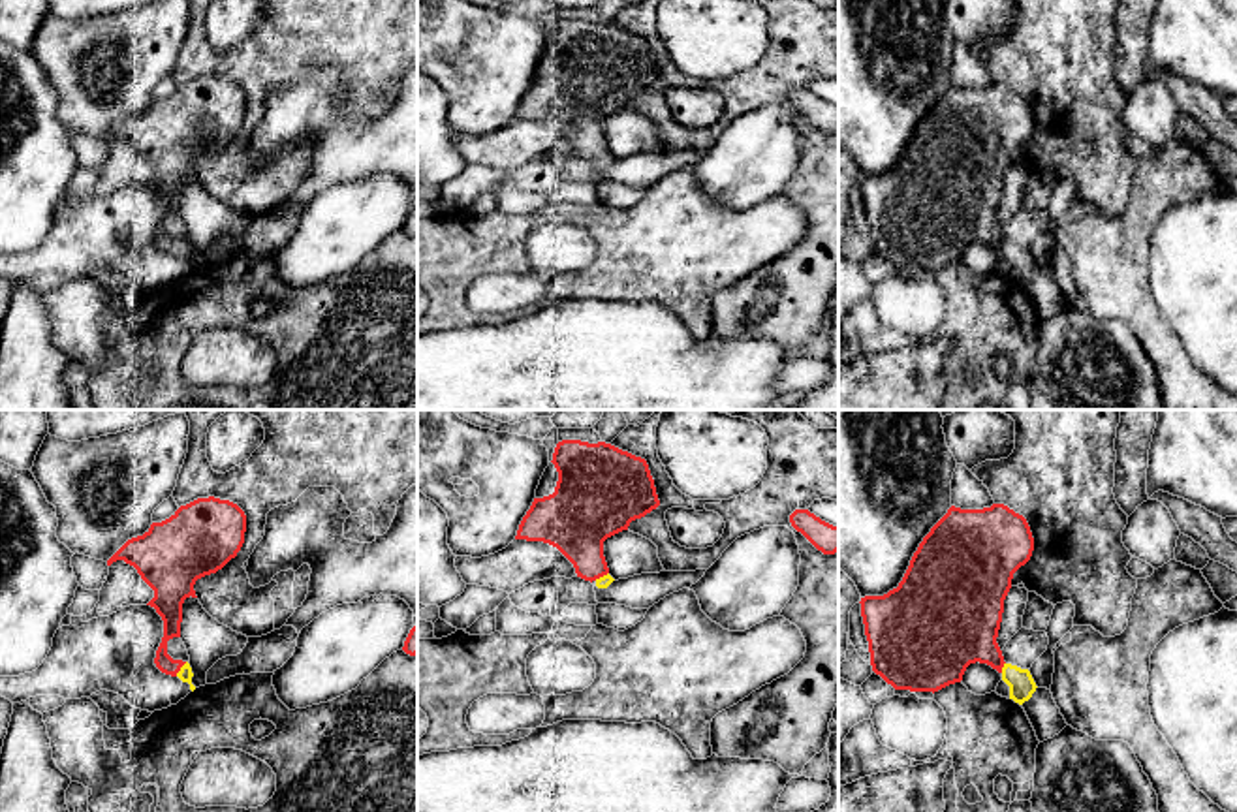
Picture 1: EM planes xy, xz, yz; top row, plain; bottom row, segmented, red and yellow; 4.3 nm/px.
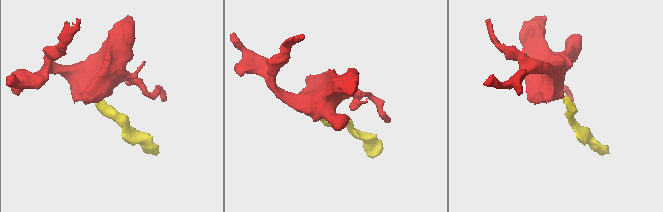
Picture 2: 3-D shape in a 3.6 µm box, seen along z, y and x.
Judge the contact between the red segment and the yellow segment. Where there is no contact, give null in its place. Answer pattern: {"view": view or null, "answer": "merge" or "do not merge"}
{"view": "xy", "answer": "merge"}

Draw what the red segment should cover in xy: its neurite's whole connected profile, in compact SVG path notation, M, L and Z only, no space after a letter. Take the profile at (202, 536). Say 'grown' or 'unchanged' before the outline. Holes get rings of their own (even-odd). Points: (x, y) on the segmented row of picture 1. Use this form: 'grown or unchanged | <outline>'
grown | M214 496L197 498L180 506L169 519L152 523L137 538L128 539L109 560L124 560L133 566L141 579L154 590L147 603L164 620L164 637L156 650L156 667L182 682L192 684L188 662L167 654L167 641L180 637L182 603L197 598L197 579L216 573L237 556L244 543L246 515L229 502Z

